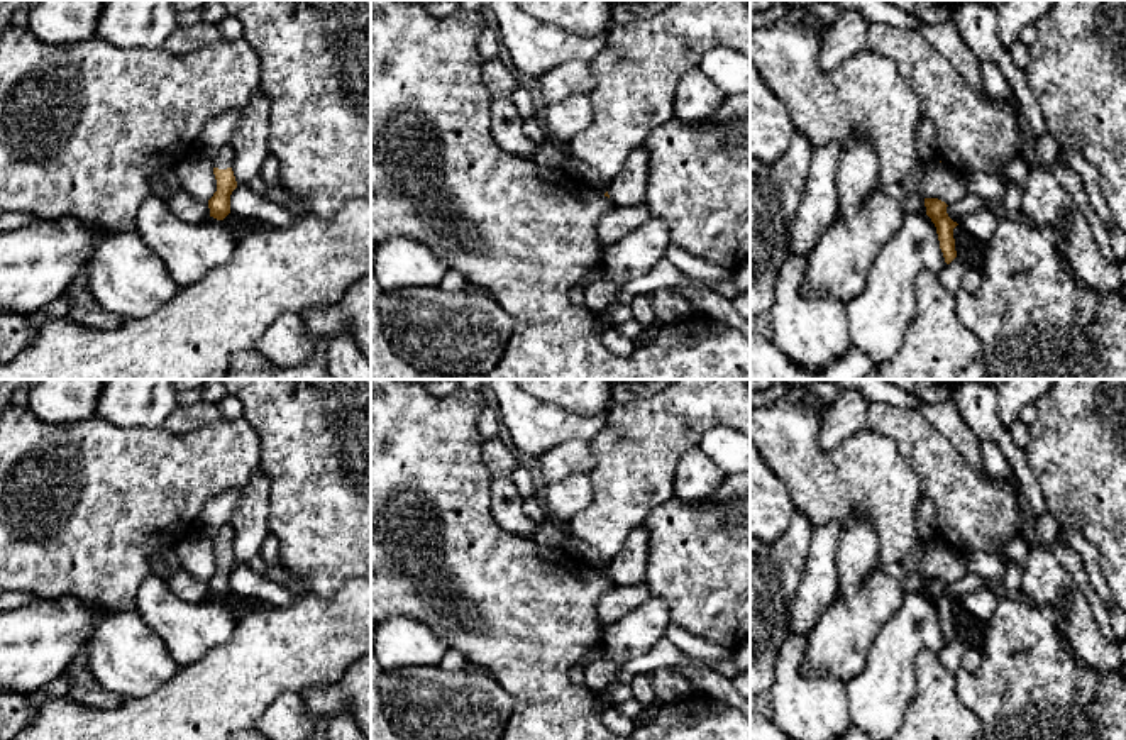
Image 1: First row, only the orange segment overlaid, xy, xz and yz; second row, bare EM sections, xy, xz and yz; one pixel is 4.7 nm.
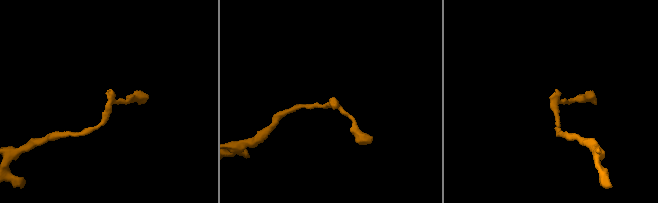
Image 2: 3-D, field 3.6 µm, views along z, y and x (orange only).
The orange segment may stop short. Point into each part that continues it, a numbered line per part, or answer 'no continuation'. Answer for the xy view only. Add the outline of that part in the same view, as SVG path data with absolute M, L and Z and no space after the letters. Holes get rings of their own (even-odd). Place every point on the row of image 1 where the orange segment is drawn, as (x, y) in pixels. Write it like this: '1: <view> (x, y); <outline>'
1: xy (226, 156); M225 144L213 159L213 168L227 169L235 161L235 151L230 144Z

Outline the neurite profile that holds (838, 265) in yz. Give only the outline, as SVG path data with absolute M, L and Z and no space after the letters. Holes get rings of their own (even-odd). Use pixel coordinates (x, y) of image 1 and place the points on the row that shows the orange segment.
M879 188L870 191L857 215L835 220L818 240L808 256L801 293L825 291L843 303L862 295L872 264L899 232L904 215L899 200Z

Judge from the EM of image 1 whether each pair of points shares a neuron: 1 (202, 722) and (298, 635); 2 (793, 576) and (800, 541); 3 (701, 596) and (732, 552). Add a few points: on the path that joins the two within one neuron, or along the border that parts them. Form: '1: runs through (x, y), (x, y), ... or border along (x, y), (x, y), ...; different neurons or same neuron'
1: runs through (226, 698), (275, 649); same neuron
2: runs through (793, 568), (793, 549); same neuron
3: runs through (712, 586), (732, 563); same neuron

